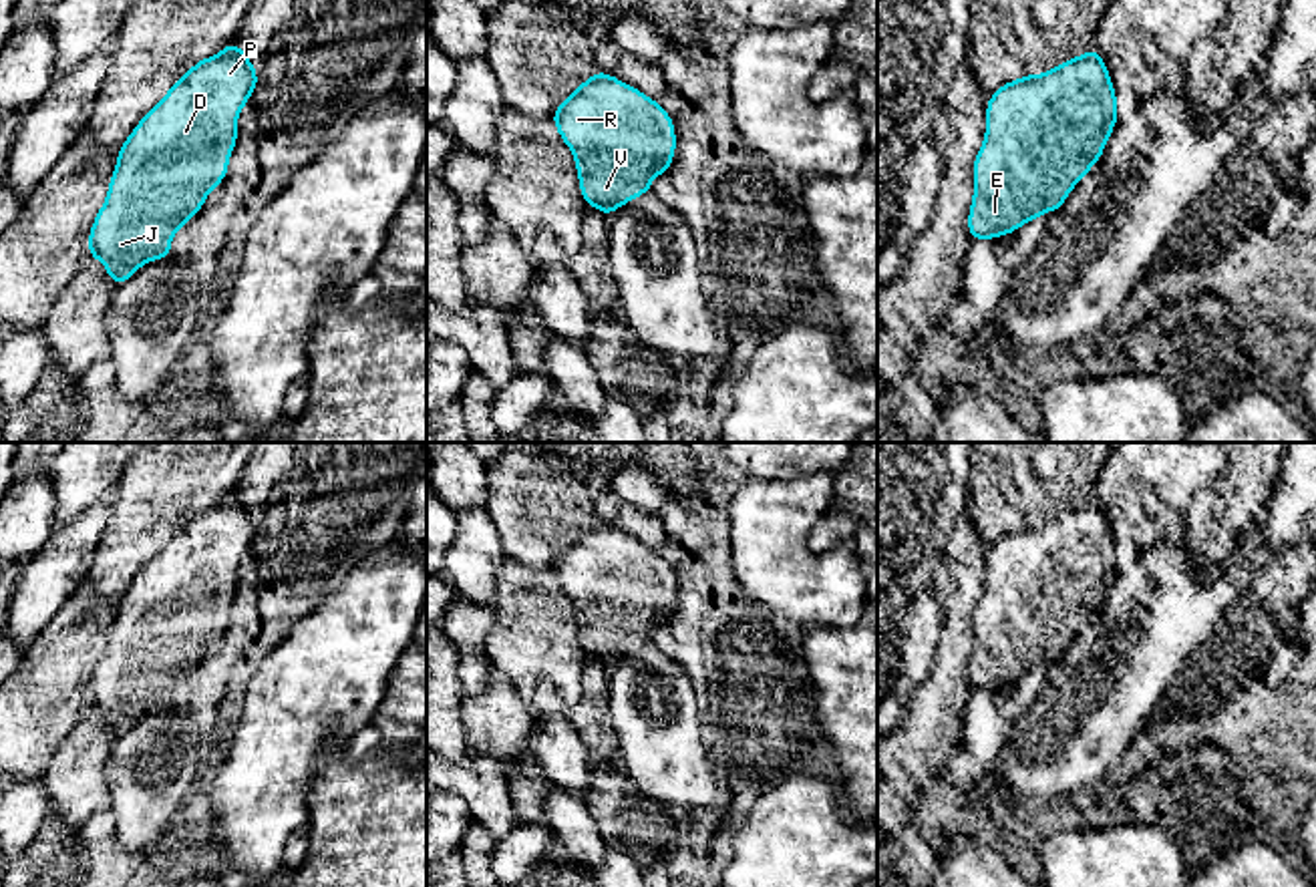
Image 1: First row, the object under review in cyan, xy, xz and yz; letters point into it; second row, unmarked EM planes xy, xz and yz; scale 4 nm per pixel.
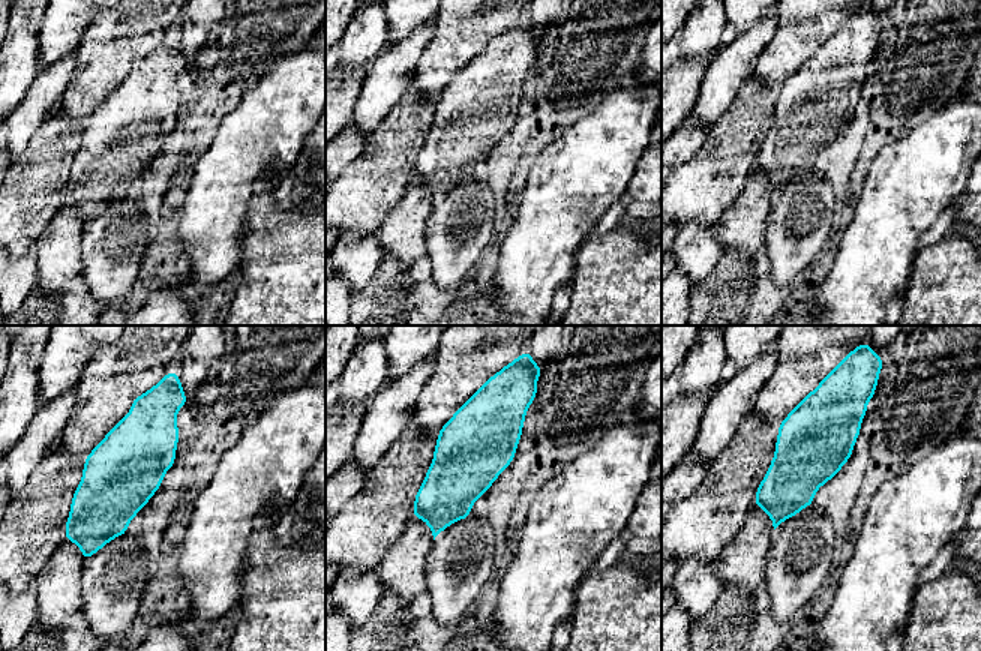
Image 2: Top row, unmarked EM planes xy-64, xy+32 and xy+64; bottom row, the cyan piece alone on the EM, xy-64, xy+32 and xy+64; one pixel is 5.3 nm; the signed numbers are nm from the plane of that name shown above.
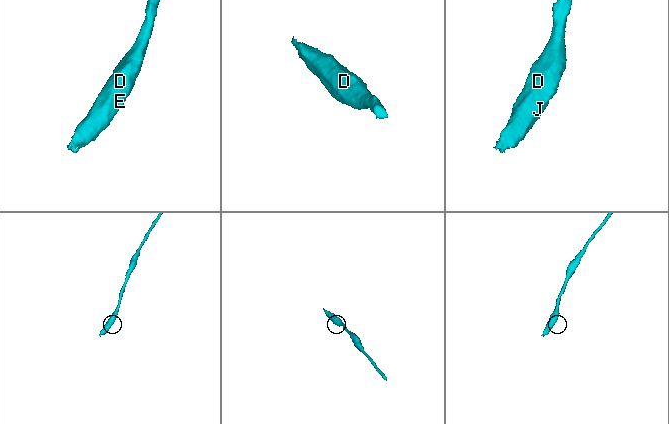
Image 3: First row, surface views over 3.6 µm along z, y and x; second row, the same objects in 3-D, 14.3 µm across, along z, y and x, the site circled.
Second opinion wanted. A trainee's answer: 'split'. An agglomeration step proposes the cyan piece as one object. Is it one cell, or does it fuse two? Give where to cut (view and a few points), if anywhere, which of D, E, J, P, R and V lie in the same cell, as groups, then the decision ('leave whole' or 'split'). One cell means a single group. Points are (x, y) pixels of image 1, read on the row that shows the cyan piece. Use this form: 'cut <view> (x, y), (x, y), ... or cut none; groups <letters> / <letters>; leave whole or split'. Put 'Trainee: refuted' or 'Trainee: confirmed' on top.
Trainee: refuted
cut none; groups D E J P R V; leave whole

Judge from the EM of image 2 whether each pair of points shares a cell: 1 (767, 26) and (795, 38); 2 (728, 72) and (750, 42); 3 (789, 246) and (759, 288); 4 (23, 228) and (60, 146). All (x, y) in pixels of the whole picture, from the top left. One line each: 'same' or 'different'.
1: different
2: same
3: different
4: same

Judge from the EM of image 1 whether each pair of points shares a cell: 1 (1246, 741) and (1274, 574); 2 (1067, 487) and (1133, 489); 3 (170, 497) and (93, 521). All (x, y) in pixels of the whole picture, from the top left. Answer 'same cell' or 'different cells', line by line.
1: same cell
2: different cells
3: different cells

